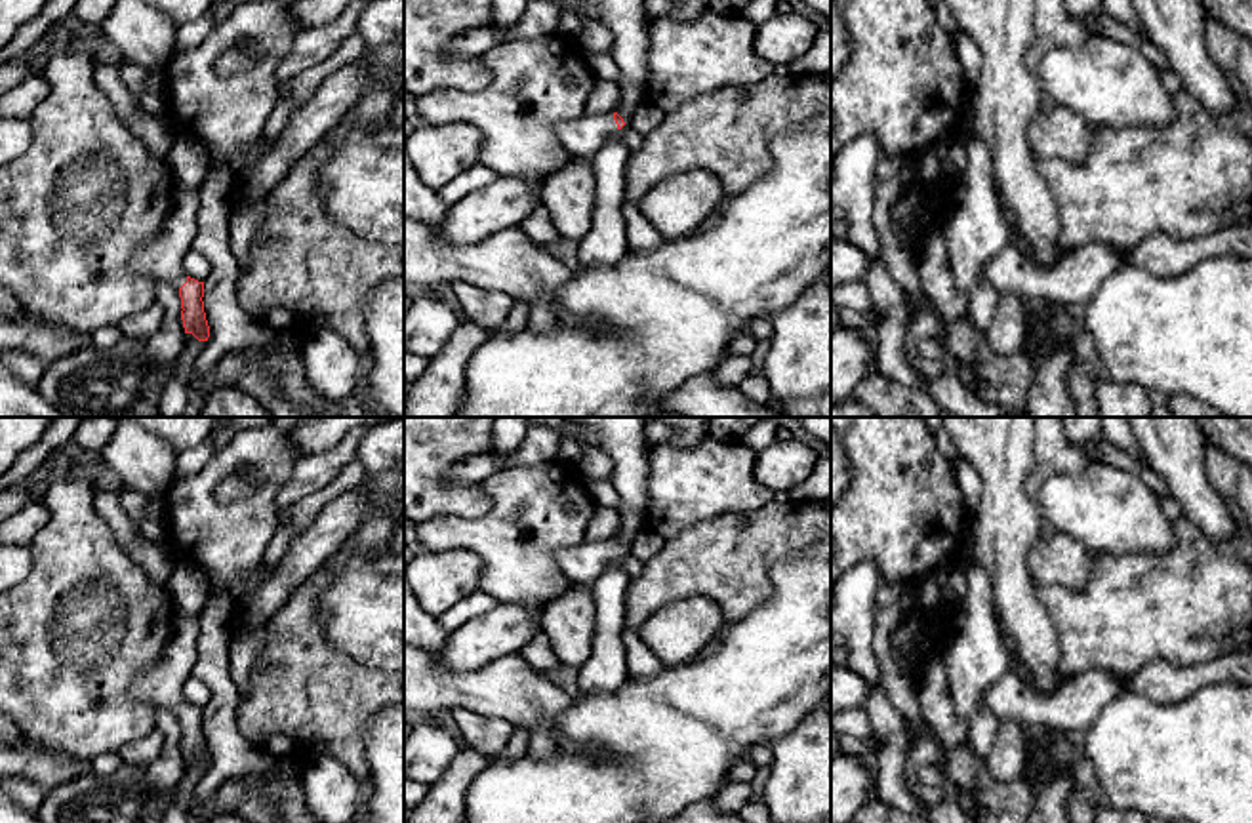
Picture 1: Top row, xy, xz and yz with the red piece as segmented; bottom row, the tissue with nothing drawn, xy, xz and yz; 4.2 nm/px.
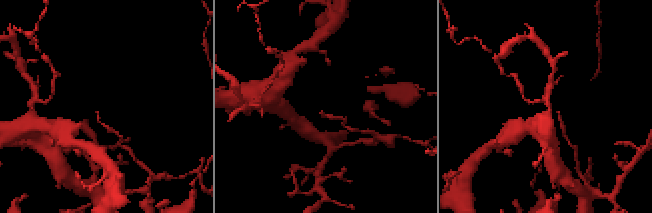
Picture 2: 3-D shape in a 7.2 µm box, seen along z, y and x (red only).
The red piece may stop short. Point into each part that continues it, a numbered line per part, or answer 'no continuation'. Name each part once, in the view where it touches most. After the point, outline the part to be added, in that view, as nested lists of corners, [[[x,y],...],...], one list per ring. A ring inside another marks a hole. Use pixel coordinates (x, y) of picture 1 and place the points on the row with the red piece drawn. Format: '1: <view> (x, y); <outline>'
1: xz (582, 138); [[[614,112],[583,114],[556,126],[556,135],[568,154],[579,160],[591,160],[602,145],[617,131]]]

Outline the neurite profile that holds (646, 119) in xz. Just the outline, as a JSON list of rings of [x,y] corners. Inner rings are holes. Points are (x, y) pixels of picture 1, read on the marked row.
[[[644,103],[636,109],[631,128],[636,130],[638,133],[646,135],[654,131],[665,118],[665,112]]]

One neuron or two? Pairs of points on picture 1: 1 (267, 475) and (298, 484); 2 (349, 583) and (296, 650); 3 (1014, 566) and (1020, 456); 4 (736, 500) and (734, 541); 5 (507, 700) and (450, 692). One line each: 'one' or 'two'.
1: two
2: two
3: one
4: two
5: one

